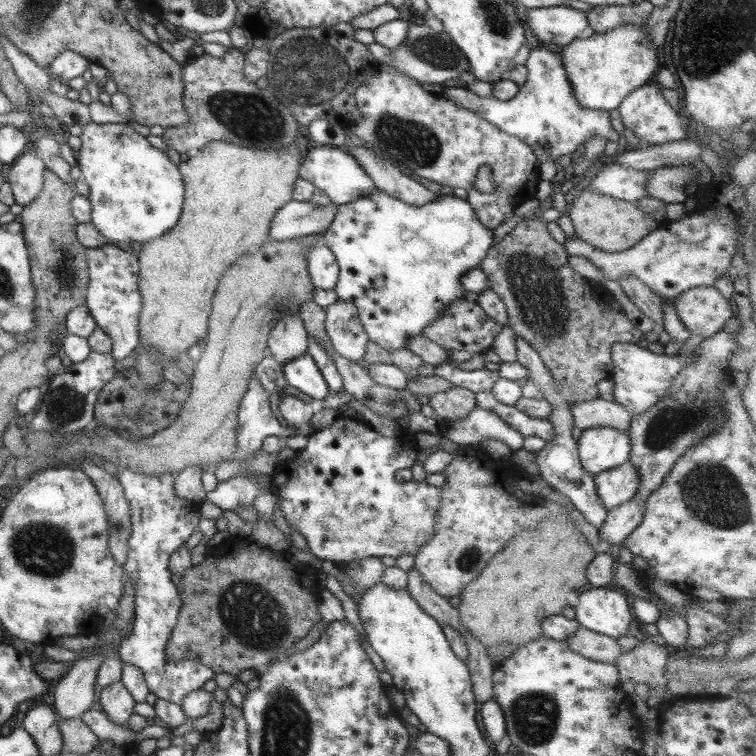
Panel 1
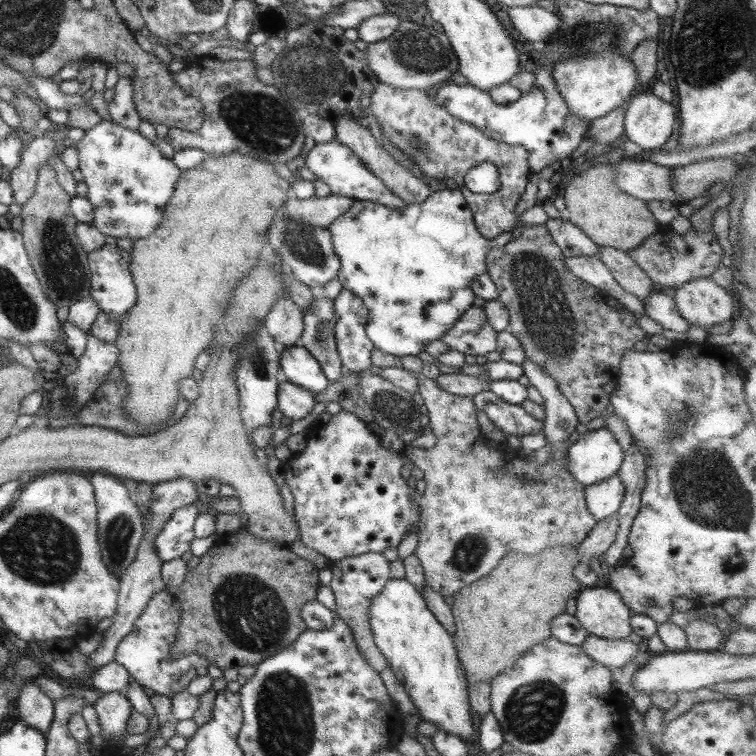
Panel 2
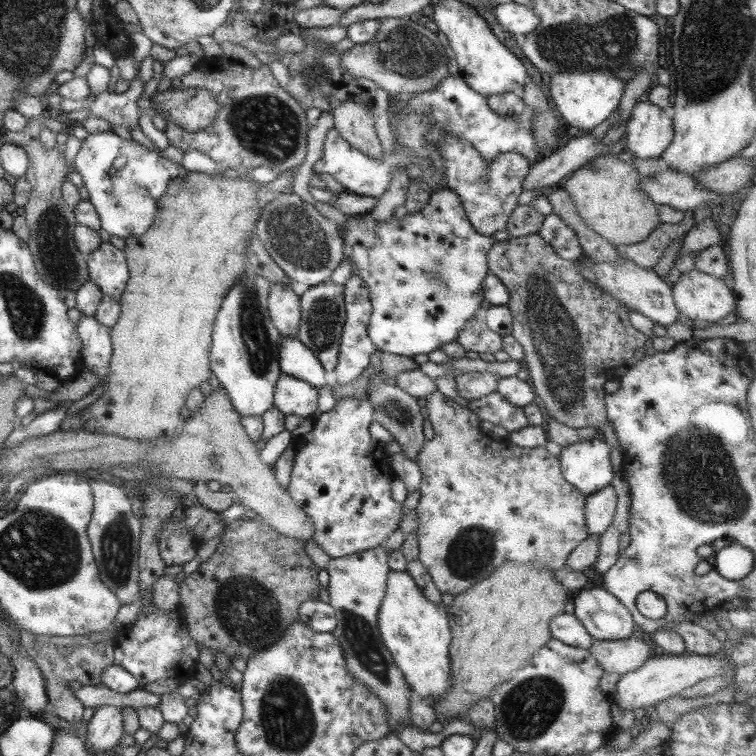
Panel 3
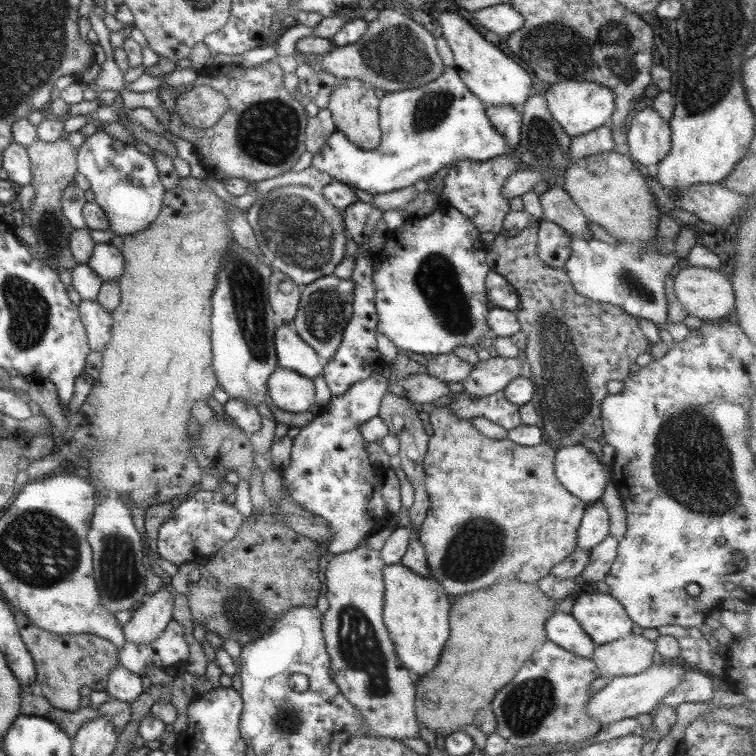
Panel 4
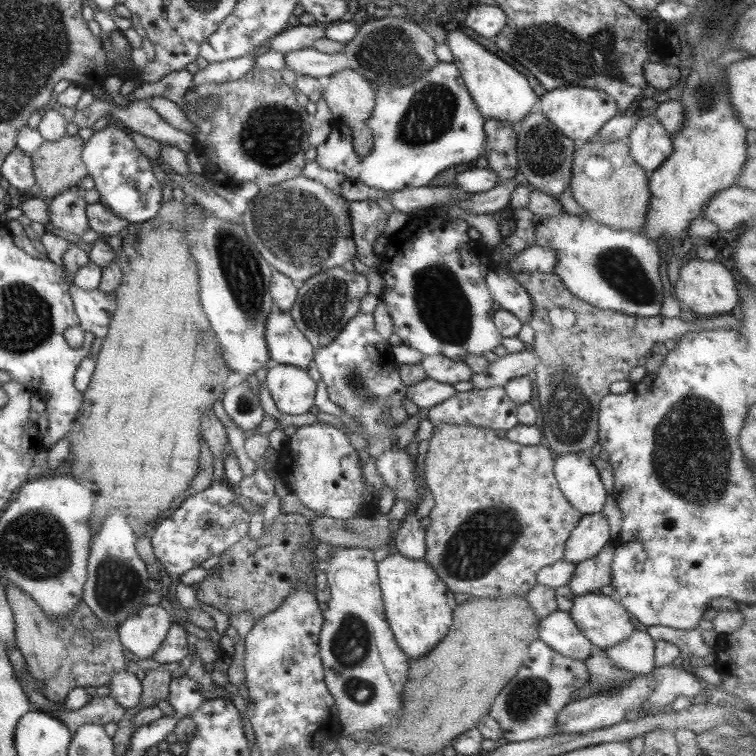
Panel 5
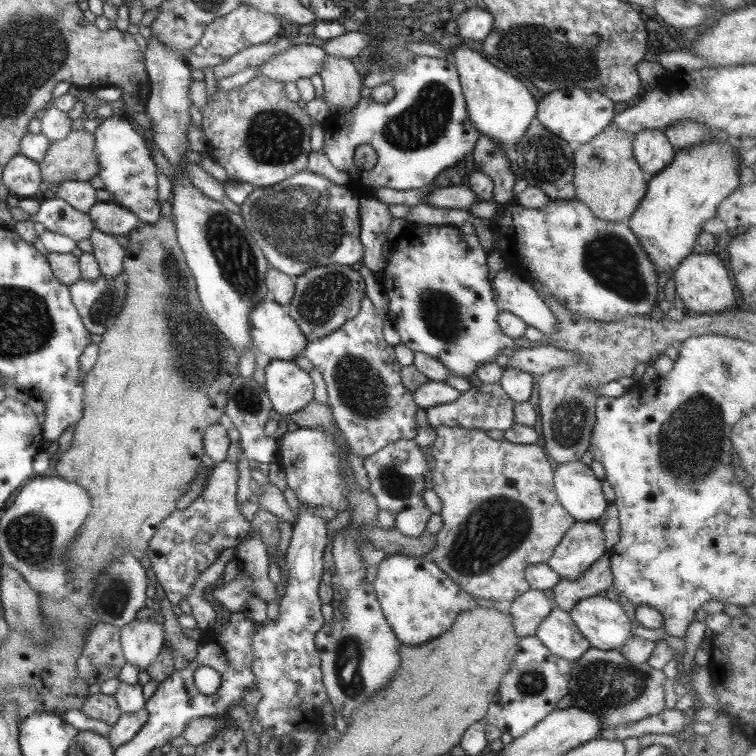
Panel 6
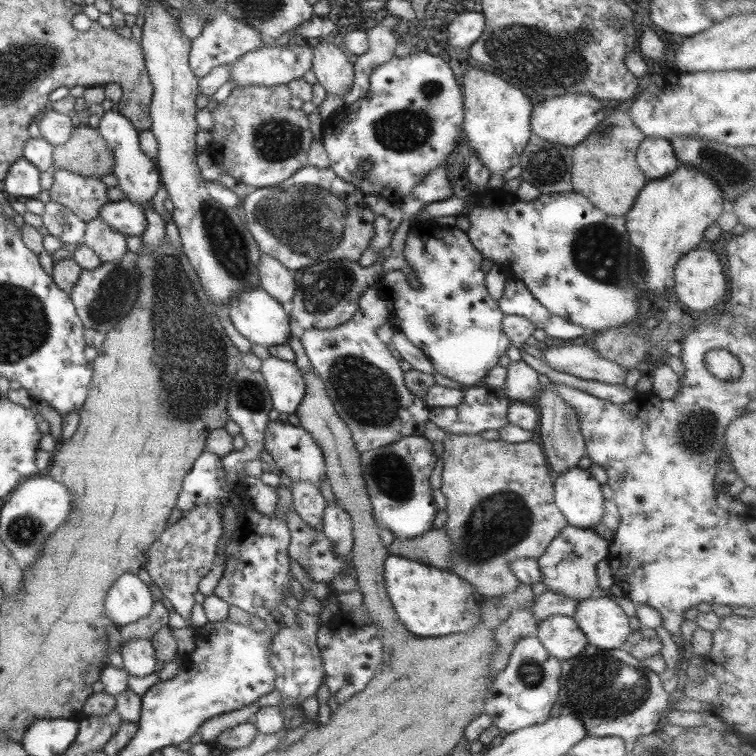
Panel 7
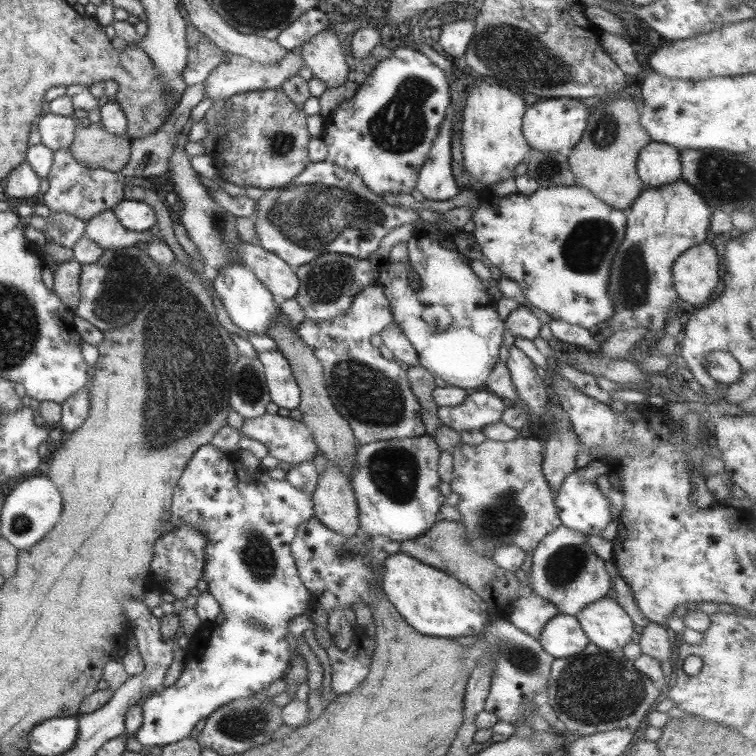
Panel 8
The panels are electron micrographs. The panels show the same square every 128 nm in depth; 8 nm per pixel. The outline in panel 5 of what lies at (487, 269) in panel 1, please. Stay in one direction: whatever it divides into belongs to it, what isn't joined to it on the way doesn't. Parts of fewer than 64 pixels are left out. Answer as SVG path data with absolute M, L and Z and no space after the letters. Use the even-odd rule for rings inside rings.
M527 208L512 209L511 219L515 222L515 229L512 236L502 238L495 249L488 251L488 258L493 262L493 267L501 272L509 274L515 278L523 288L526 288L529 298L533 304L533 311L527 319L527 324L533 328L534 339L530 347L537 356L537 364L534 369L535 378L532 384L537 391L539 400L539 410L541 410L541 420L543 432L542 438L549 444L549 450L553 455L562 455L563 453L574 453L579 451L588 452L588 450L597 442L597 418L599 403L606 394L609 394L609 384L616 380L627 380L629 371L637 367L637 359L640 356L647 357L653 350L659 349L665 340L675 340L681 338L689 331L706 331L712 328L729 328L731 332L739 330L739 325L731 324L731 314L721 314L716 316L700 316L703 320L694 320L688 324L678 318L665 318L660 314L657 316L627 316L621 313L599 309L591 304L576 299L561 283L561 279L555 273L540 273L537 271L511 271L509 260L513 260L517 254L524 248L533 244L535 240L535 226L532 221L535 215L529 212ZM553 308L563 310L573 316L573 324L565 328L555 328L553 322L549 320L549 314Z

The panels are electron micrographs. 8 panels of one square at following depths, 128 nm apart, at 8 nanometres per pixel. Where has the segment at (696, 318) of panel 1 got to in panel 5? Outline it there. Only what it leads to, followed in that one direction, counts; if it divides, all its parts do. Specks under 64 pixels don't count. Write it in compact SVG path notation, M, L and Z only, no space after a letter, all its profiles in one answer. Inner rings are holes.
M691 259L683 263L678 271L678 278L674 284L675 298L698 317L725 314L731 312L737 304L737 282L733 280L735 278L729 272L729 268L723 268L716 261Z

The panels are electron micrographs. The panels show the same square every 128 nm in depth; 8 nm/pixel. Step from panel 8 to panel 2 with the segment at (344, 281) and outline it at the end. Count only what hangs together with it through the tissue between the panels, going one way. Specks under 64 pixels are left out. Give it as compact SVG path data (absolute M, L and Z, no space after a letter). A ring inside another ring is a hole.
M315 296L311 306L302 312L303 328L298 343L317 360L329 383L344 372L335 344L335 312L333 300Z

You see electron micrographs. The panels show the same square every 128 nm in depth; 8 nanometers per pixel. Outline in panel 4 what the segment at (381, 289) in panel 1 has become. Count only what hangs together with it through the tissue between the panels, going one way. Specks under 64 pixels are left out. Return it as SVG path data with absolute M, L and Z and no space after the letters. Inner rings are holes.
M441 200L431 214L417 219L417 224L405 221L391 234L391 238L386 238L387 254L379 262L381 266L372 271L374 307L378 318L376 334L383 334L399 353L407 350L415 354L432 355L451 353L459 346L475 346L481 339L489 337L485 324L490 306L484 288L484 280L489 272L485 260L486 245L466 216L460 216L455 208Z

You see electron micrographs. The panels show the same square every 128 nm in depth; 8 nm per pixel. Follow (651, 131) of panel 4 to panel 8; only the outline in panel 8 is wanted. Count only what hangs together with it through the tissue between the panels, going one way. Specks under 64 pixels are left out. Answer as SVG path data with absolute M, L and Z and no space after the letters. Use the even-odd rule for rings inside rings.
M649 142L637 156L636 173L647 189L674 183L681 176L678 151L667 144Z

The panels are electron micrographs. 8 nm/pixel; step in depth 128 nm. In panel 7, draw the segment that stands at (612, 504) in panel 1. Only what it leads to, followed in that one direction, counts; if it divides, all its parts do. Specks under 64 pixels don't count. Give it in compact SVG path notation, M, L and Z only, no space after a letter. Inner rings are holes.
M568 524L536 559L541 572L541 583L547 587L547 591L573 598L576 602L597 595L596 565L608 556L608 546L609 542L597 535L593 529L582 529Z

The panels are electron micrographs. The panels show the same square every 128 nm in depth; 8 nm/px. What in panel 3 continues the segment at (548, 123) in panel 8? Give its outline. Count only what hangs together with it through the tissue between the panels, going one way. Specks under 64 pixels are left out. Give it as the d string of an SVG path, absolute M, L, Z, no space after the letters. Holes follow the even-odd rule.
M603 71L555 73L550 76L549 91L565 128L600 131L611 121L618 108L624 92L624 82Z

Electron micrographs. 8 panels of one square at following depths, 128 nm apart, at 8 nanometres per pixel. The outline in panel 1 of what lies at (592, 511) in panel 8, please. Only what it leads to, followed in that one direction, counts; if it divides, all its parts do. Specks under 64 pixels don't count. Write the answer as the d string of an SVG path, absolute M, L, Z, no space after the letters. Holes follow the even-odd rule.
M607 426L582 430L576 443L579 463L593 477L627 462L631 450L627 434Z

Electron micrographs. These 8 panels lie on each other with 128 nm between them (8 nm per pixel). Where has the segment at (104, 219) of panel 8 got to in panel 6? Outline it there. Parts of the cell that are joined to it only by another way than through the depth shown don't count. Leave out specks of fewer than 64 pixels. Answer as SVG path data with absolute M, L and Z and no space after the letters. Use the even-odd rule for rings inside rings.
M93 228L87 239L92 246L92 254L97 261L100 274L112 278L122 272L125 250L112 235L104 234Z

